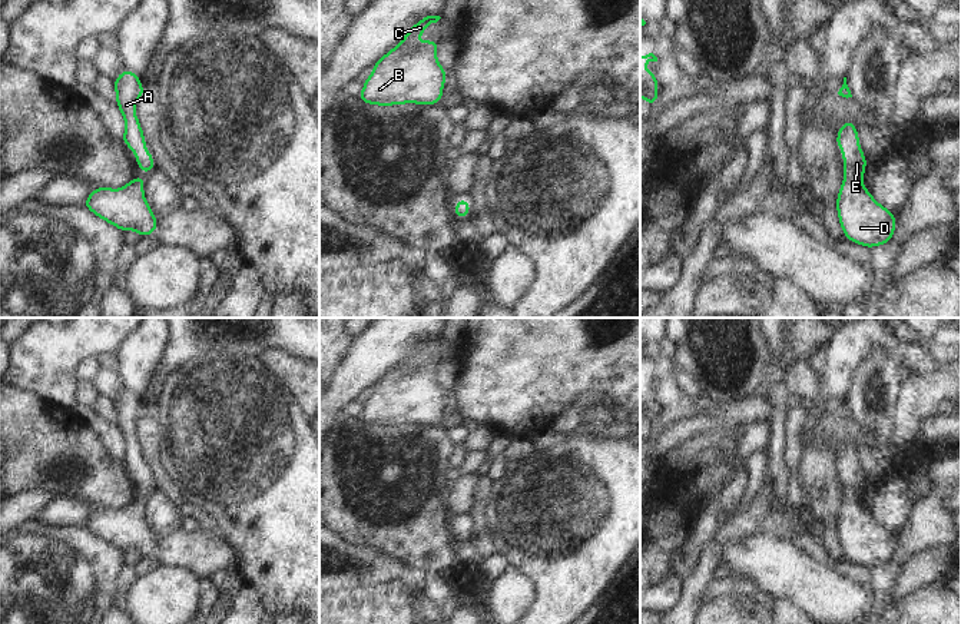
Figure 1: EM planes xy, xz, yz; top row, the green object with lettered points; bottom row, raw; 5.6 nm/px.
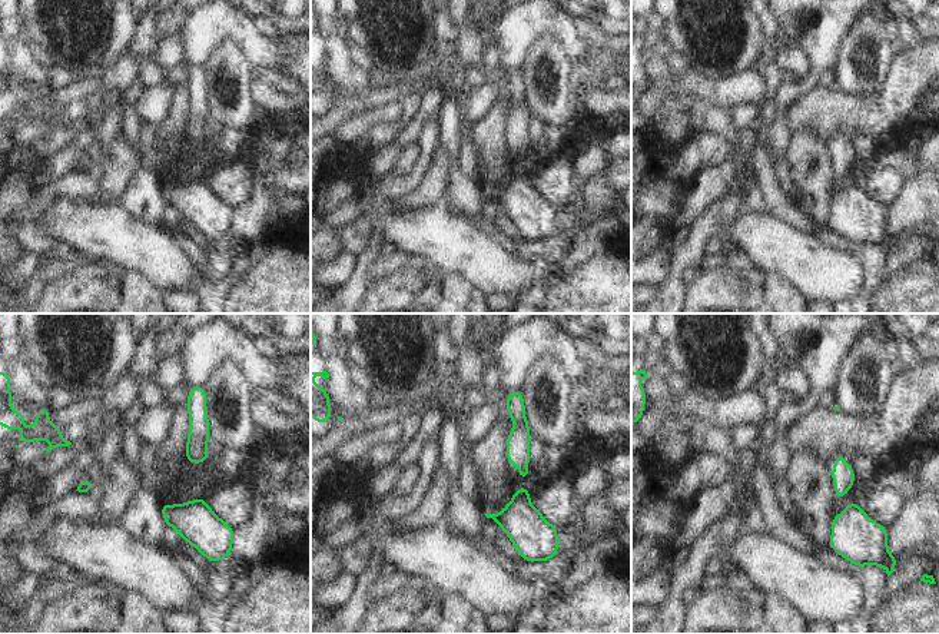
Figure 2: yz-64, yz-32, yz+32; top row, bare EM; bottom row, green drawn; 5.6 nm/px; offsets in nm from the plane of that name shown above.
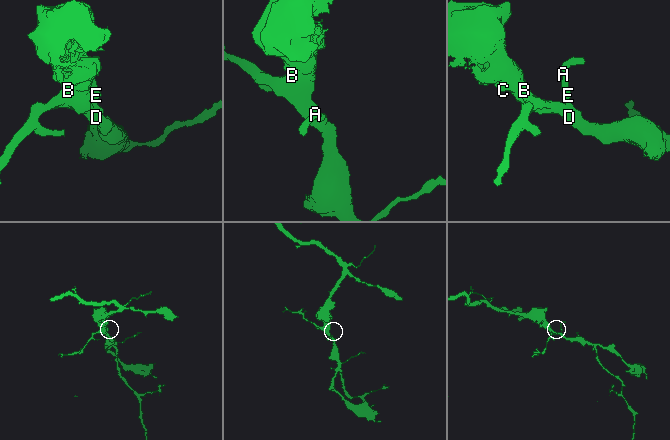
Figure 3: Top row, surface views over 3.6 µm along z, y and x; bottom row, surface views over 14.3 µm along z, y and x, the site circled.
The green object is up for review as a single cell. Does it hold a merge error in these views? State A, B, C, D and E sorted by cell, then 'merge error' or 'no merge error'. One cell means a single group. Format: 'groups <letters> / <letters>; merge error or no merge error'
groups A B C D E; no merge error

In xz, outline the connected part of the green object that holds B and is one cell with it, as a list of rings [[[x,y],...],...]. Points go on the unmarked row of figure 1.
[[[427,336],[410,348],[402,362],[374,384],[358,419],[368,425],[438,425],[444,418],[447,392],[435,378],[438,361],[418,364],[417,358],[440,336]]]

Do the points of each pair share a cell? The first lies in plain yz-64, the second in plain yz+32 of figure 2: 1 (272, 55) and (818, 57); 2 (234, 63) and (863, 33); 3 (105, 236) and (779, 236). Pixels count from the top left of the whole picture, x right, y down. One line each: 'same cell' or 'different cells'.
1: same cell
2: same cell
3: same cell

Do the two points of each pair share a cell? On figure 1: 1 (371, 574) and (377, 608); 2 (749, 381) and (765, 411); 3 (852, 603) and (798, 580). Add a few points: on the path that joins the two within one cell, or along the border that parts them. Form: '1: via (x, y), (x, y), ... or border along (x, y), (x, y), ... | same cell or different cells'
1: border along (398, 578), (375, 584), (354, 584), (340, 590) | different cells
2: border along (762, 391), (725, 405) | different cells
3: via (839, 600), (825, 597), (811, 586) | same cell

